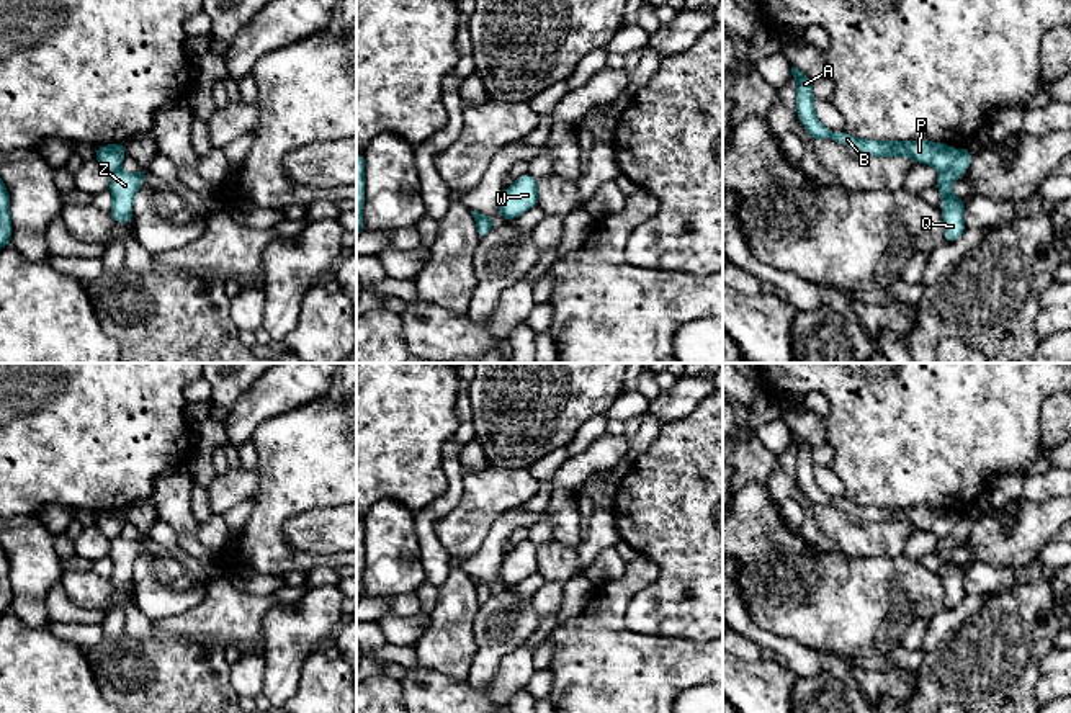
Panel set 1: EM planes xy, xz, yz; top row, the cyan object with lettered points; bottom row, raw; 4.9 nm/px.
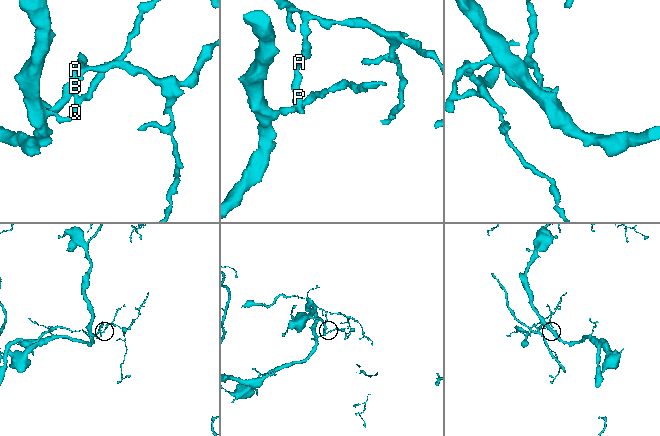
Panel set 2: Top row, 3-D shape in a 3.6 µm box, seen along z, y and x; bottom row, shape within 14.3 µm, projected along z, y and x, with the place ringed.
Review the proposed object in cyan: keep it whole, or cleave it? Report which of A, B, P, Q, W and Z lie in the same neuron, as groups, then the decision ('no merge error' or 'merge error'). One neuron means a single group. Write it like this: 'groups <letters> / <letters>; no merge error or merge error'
groups A B P / Q W Z; merge error

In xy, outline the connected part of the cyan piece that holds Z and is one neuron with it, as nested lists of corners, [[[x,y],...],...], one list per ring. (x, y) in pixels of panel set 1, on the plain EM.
[[[147,535],[139,540],[124,540],[123,536],[114,536],[110,540],[110,558],[113,561],[110,581],[116,589],[126,590],[134,584],[132,567],[147,541]]]

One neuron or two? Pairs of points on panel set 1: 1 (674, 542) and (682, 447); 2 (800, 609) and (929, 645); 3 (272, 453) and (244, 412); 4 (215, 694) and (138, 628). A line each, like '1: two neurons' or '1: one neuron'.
1: one neuron
2: two neurons
3: two neurons
4: two neurons

